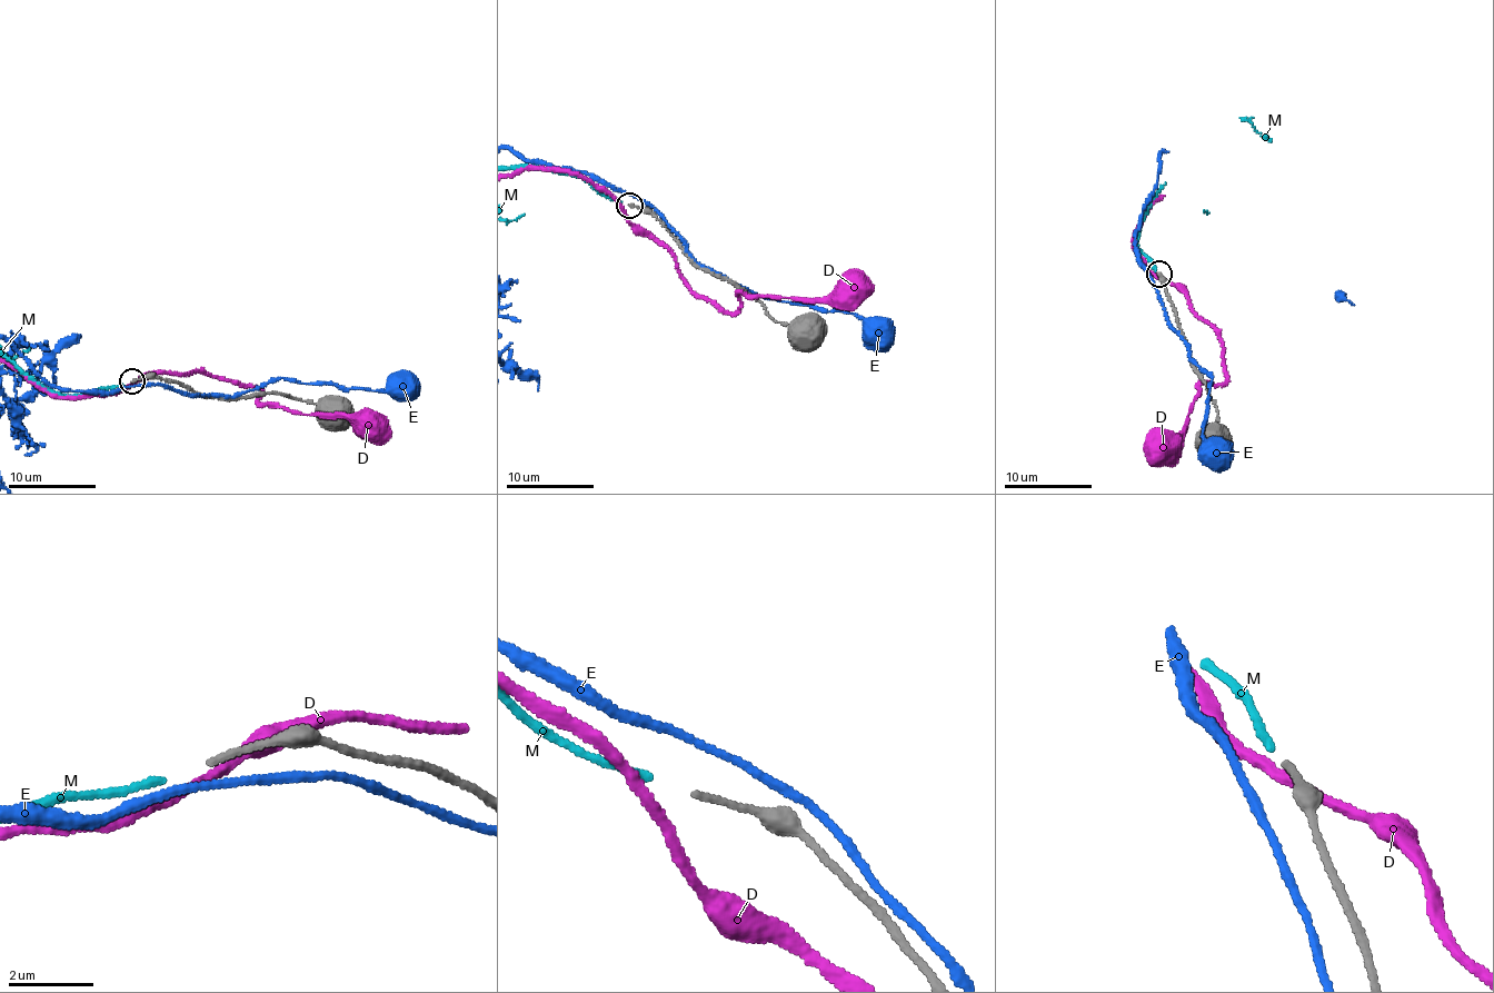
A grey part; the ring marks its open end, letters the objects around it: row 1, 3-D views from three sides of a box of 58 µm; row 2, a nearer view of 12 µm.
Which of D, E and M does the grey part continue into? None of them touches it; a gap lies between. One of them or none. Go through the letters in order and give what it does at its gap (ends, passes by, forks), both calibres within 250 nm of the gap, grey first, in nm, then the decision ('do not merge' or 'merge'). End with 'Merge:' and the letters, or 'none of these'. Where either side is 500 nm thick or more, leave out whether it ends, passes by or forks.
D: it passes by; 140 nm thick on the grey side, 240 nm on the other; do not merge
E: it passes by; 140 nm thick on the grey side, 160 nm on the other; do not merge
M: it ends there; 140 nm thick on the grey side, 160 nm on the other; merge
Merge: M

